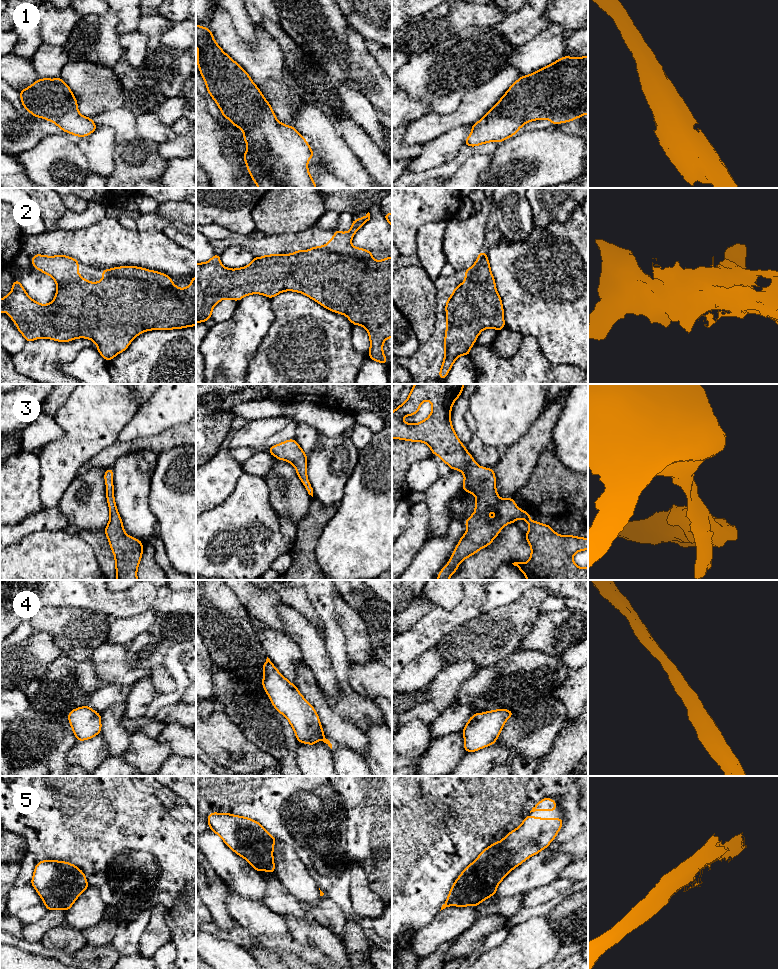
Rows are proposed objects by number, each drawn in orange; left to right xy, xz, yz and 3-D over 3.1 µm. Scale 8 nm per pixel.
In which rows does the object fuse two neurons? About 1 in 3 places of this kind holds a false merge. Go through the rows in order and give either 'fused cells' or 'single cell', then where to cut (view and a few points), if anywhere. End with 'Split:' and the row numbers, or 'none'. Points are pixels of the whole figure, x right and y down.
1: single cell | no cut
2: single cell | no cut
3: single cell | no cut
4: single cell | no cut
5: fused cells | xz (266, 831), (268, 840), (264, 848), (266, 856), (272, 858)
Split: 5

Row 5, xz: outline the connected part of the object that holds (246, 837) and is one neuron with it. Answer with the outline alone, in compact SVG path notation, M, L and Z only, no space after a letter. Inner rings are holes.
M212 812L208 815L209 828L219 835L224 843L239 856L248 861L256 871L275 873L274 858L267 858L264 844L269 841L267 830L257 821L230 813L222 814Z

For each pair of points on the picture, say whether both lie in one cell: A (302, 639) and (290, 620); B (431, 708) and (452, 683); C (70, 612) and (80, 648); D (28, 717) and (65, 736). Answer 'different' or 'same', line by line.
A: same
B: same
C: same
D: same

